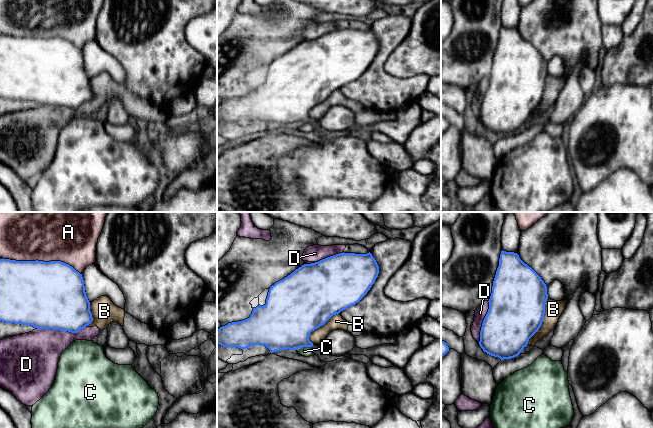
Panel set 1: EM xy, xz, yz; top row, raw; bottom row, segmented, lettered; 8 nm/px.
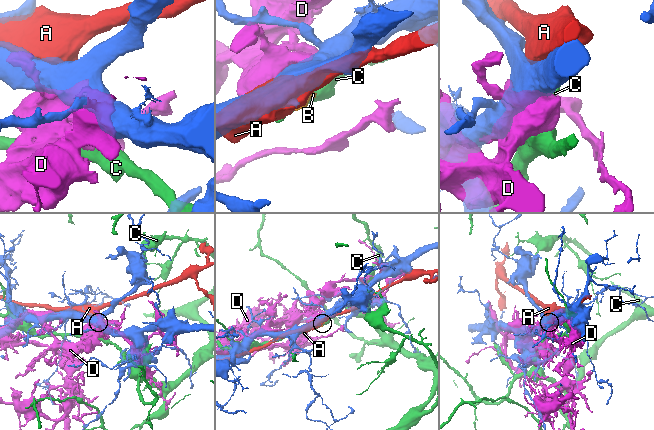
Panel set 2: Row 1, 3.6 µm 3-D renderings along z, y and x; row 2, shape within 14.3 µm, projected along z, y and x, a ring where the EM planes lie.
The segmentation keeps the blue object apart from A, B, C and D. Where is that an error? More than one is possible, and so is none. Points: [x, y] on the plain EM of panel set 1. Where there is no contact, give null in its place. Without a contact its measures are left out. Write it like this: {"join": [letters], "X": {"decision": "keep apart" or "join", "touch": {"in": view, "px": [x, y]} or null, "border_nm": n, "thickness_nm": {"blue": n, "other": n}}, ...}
{"join": [], "A": {"decision": "keep apart", "touch": {"in": "xy", "px": [42, 37]}, "border_nm": 650, "thickness_nm": {"blue": 500, "other": 300}}, "B": {"decision": "keep apart", "touch": {"in": "yz", "px": [542, 97]}, "border_nm": 420, "thickness_nm": {"blue": 460, "other": 140}}, "C": {"decision": "keep apart", "touch": {"in": "xz", "px": [303, 122]}, "border_nm": 130, "thickness_nm": {"blue": 440, "other": 80}}, "D": {"decision": "keep apart", "touch": {"in": "xy", "px": [60, 106]}, "border_nm": 400, "thickness_nm": {"blue": 480, "other": 340}}}

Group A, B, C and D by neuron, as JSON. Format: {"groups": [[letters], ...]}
{"groups": [["A"], ["B", "D"], ["C"]]}

